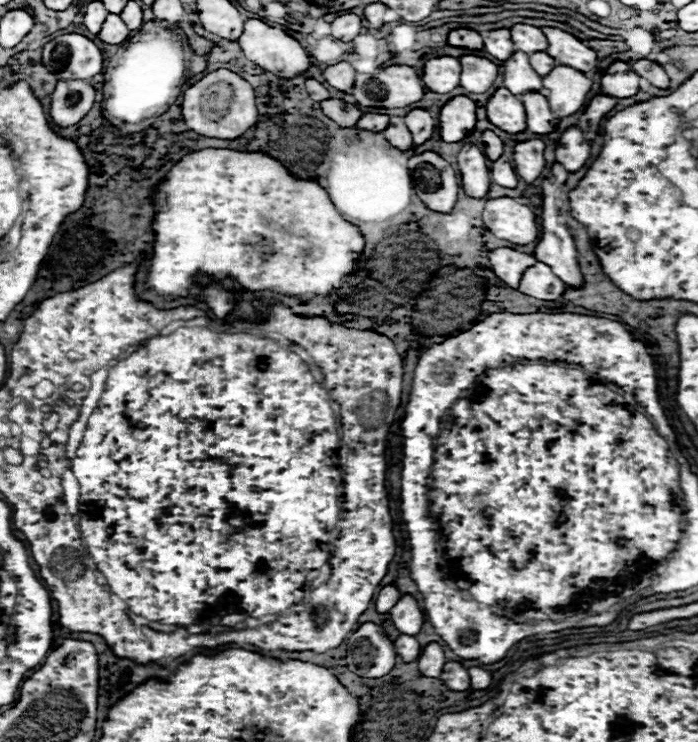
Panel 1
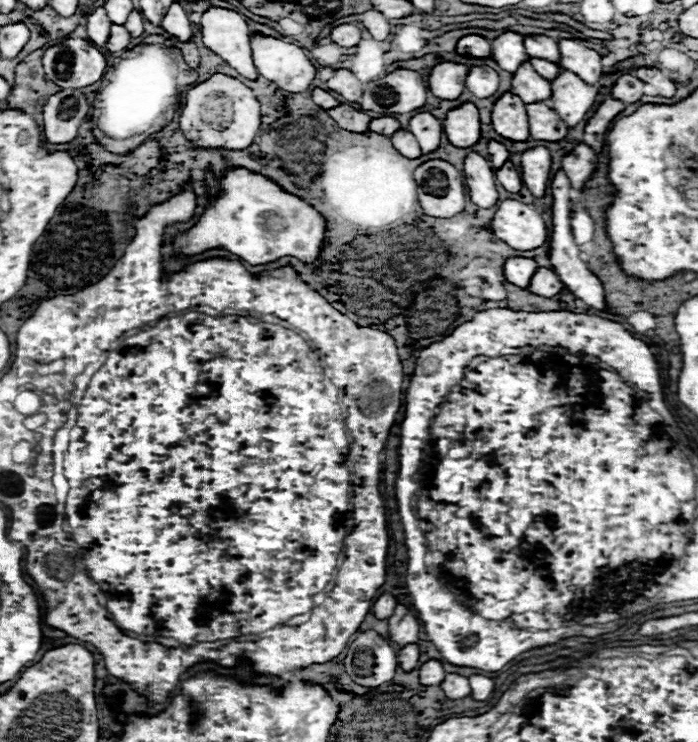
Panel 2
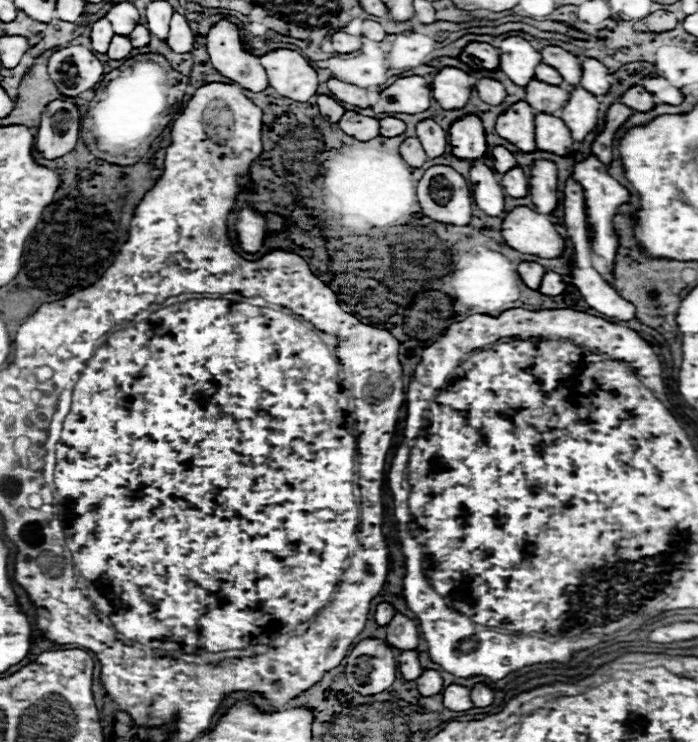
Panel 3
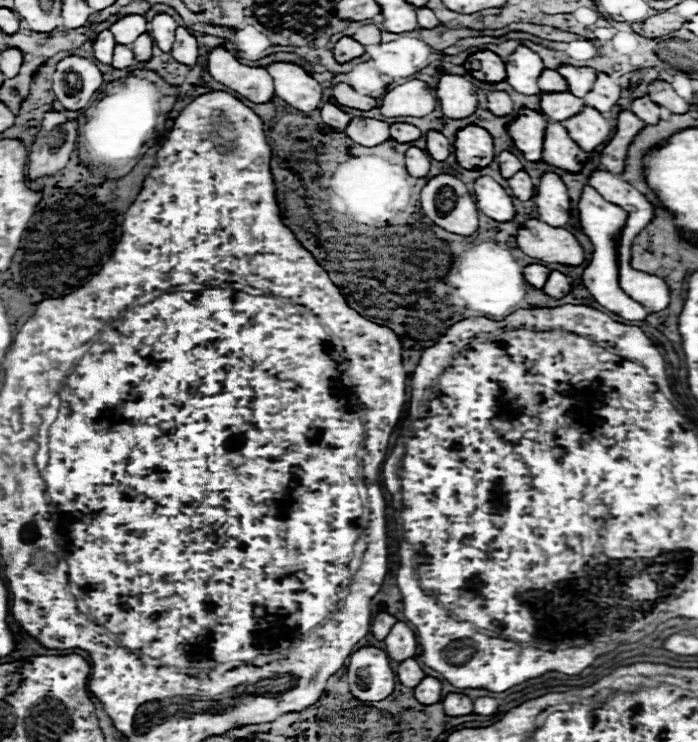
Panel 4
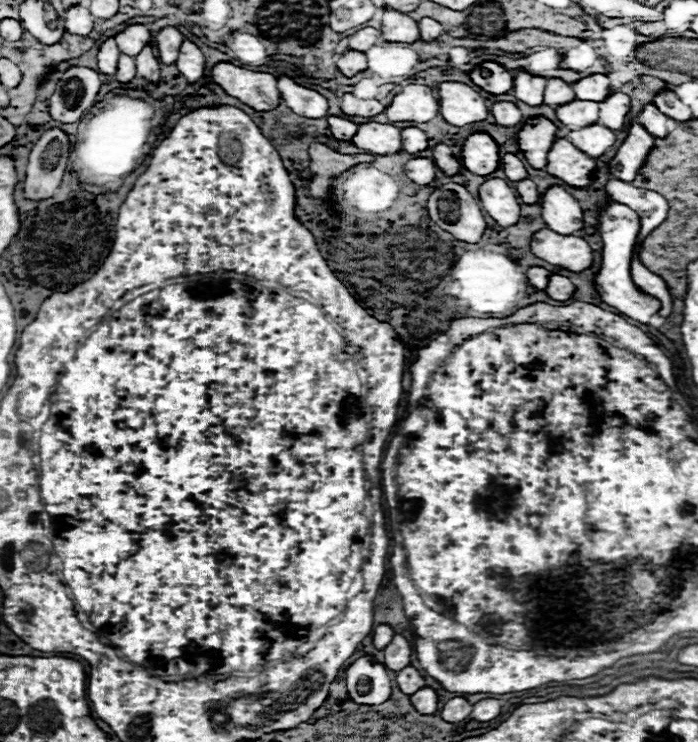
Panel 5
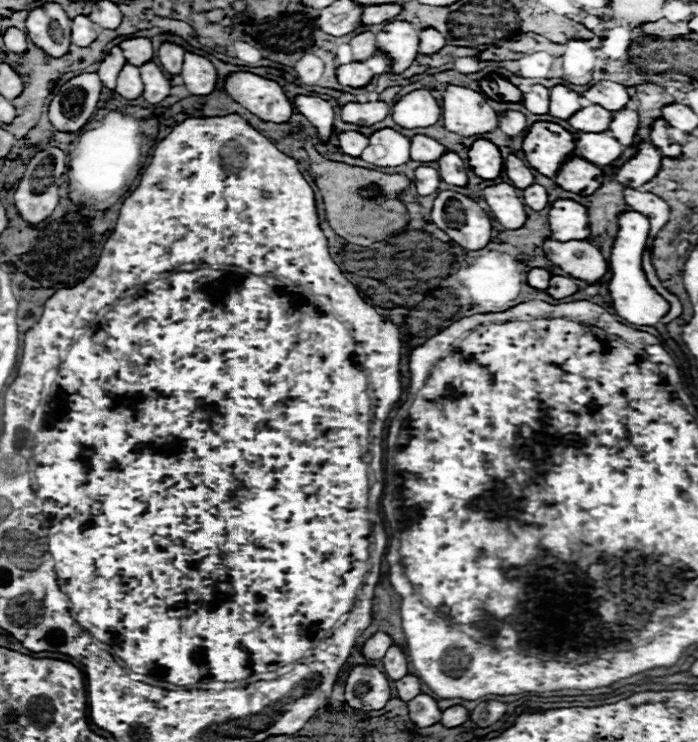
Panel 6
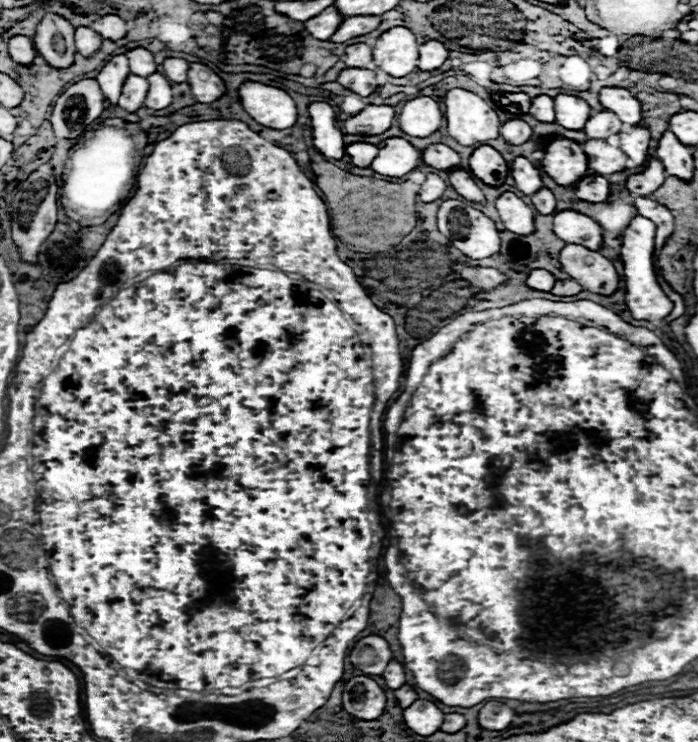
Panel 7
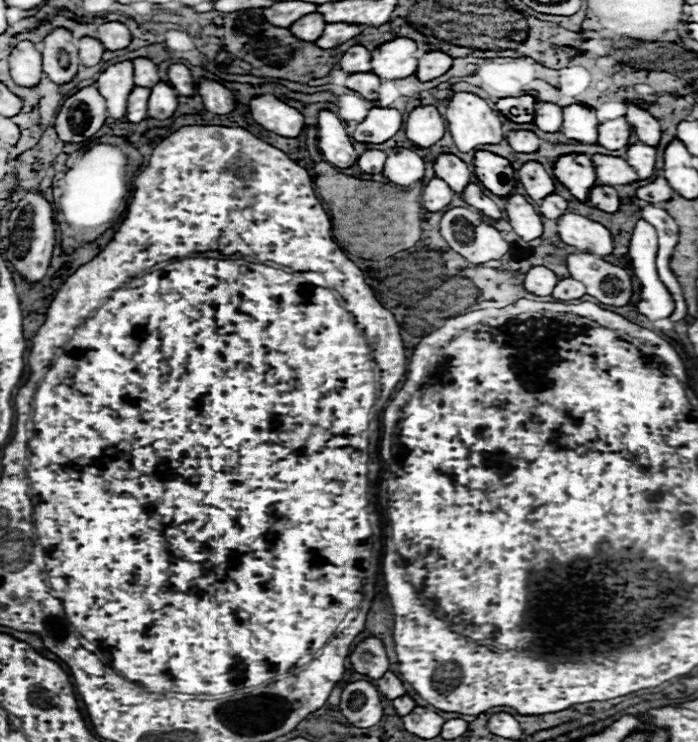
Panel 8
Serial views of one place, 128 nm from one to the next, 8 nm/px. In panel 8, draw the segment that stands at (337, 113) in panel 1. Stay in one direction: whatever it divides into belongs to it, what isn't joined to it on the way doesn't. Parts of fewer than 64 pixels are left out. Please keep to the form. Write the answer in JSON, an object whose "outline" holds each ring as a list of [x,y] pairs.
{"outline":[[[408,148],[392,150],[384,164],[384,176],[398,186],[412,186],[416,182],[422,182],[424,170],[424,160]]]}

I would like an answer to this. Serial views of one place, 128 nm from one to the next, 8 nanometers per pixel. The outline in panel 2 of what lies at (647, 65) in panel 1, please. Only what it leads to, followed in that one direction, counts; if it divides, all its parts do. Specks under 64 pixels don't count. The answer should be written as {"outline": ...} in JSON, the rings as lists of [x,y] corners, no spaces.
{"outline":[[[638,68],[638,70],[634,72],[634,76],[638,76],[638,80],[642,80],[642,82],[652,84],[652,86],[656,88],[658,96],[662,96],[662,98],[672,98],[672,96],[676,94],[676,84],[674,84],[674,80],[670,80],[670,78],[668,78],[662,70],[658,70],[658,68]]]}

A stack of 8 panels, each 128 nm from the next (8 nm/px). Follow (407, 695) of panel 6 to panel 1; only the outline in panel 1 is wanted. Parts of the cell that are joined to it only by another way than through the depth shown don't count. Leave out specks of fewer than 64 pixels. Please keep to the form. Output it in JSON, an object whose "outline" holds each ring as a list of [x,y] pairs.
{"outline":[[[398,636],[394,646],[404,662],[414,662],[420,656],[420,644],[414,636]]]}

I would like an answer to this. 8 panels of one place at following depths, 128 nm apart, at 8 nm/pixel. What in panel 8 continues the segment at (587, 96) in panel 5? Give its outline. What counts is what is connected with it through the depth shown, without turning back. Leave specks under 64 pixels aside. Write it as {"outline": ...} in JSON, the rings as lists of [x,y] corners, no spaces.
{"outline":[[[628,104],[628,112],[626,112],[626,120],[634,126],[634,134],[638,136],[640,142],[644,142],[646,146],[658,146],[660,138],[662,138],[662,128],[660,122],[656,118],[652,118],[646,110]]]}

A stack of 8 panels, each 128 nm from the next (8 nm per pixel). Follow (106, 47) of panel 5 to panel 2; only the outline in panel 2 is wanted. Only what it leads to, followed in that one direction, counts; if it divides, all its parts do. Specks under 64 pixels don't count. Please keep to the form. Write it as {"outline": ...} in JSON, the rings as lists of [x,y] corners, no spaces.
{"outline":[[[96,8],[96,10],[88,16],[88,22],[86,22],[88,38],[90,38],[96,46],[104,46],[104,44],[108,42],[108,36],[110,36],[110,26],[112,26],[112,22],[108,20],[106,10],[104,10],[104,8]]]}

